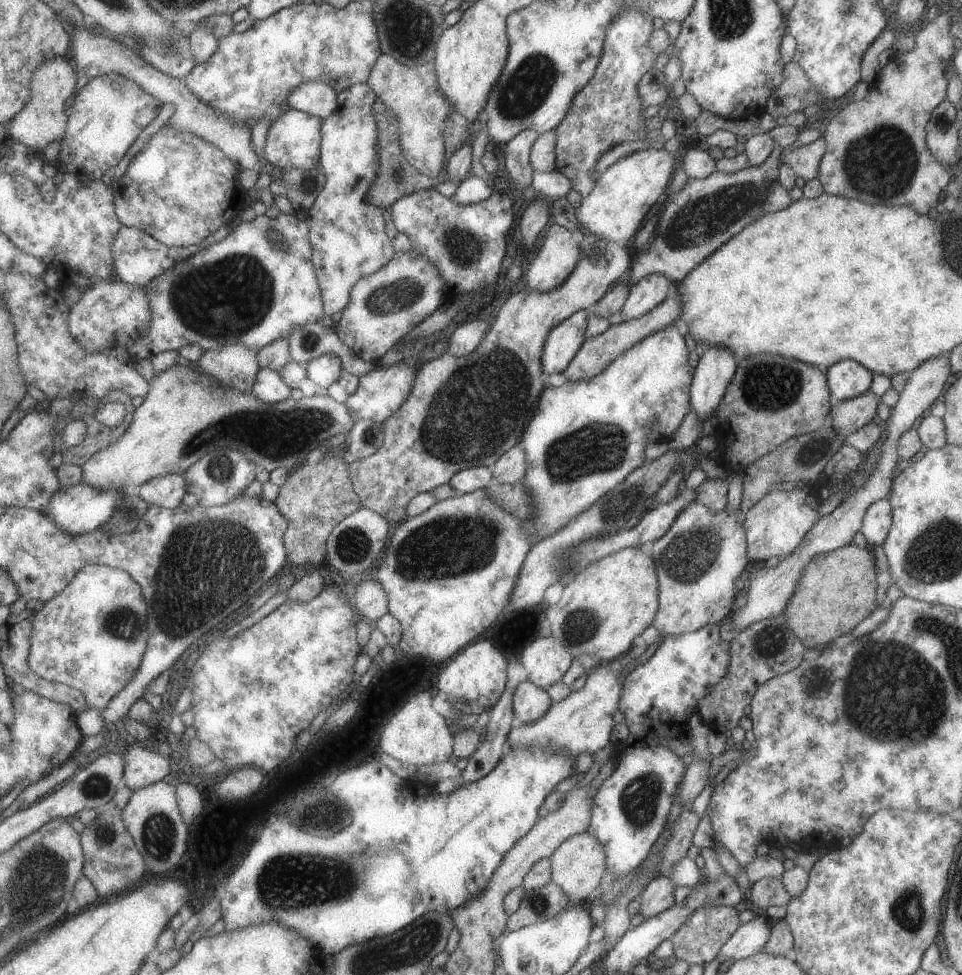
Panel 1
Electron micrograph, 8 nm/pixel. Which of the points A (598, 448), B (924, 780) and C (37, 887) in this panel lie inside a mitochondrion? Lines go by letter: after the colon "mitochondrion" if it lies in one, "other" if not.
A: mitochondrion
B: other
C: mitochondrion

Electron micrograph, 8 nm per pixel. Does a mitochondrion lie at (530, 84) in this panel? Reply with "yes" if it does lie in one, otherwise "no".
yes

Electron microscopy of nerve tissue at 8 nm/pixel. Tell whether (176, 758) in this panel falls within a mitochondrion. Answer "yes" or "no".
no

